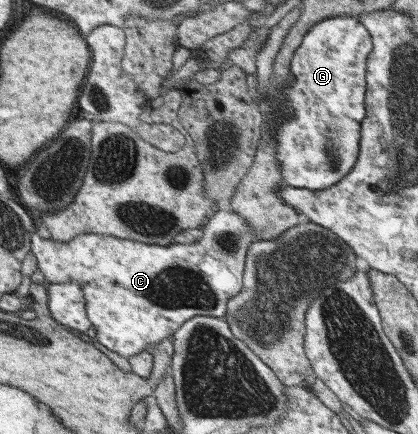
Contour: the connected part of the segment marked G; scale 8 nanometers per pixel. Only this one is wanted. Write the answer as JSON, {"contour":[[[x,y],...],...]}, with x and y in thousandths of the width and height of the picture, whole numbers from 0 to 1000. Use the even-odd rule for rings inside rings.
{"contour":[[[799,37],[785,44],[763,46],[751,55],[751,62],[742,65],[732,74],[727,88],[720,92],[720,104],[703,118],[699,134],[691,138],[694,182],[684,196],[684,205],[675,210],[675,217],[684,221],[684,240],[694,244],[699,253],[696,272],[675,272],[672,276],[656,276],[648,283],[653,304],[648,318],[658,325],[656,353],[665,387],[670,389],[670,406],[679,426],[701,433],[727,433],[746,440],[780,438],[785,431],[797,429],[804,419],[813,419],[816,410],[823,410],[837,389],[847,385],[852,362],[859,350],[861,325],[861,281],[871,274],[871,196],[873,196],[873,147],[880,124],[890,115],[890,99],[885,99],[883,74],[876,65],[866,62],[856,48],[856,39],[837,37]]]}

